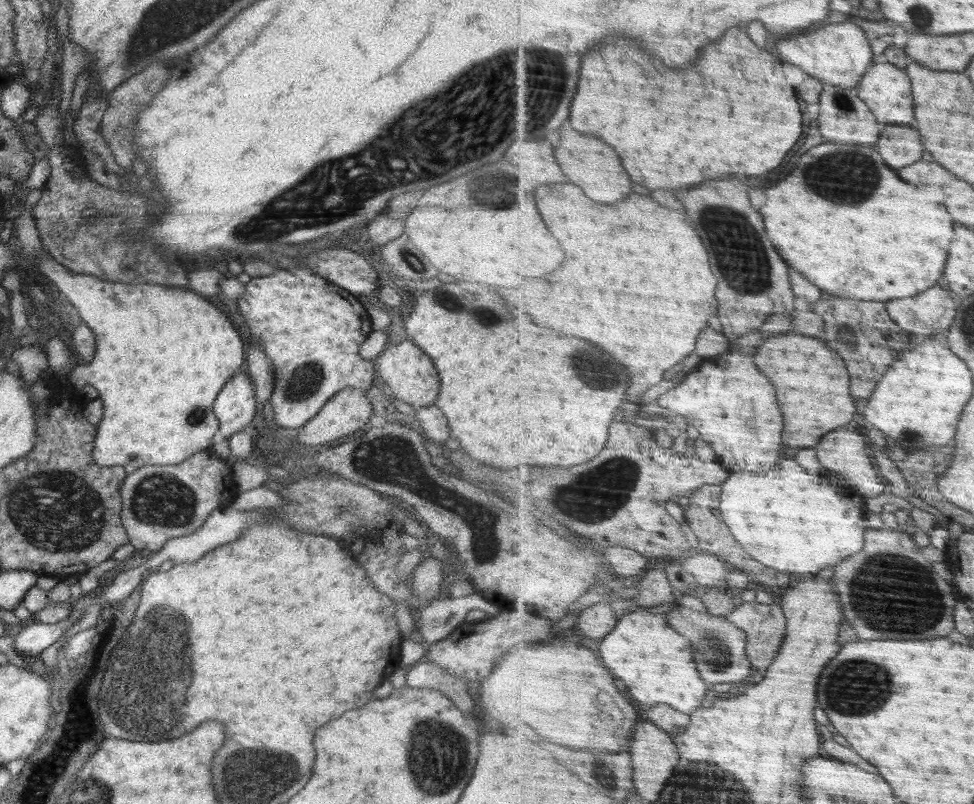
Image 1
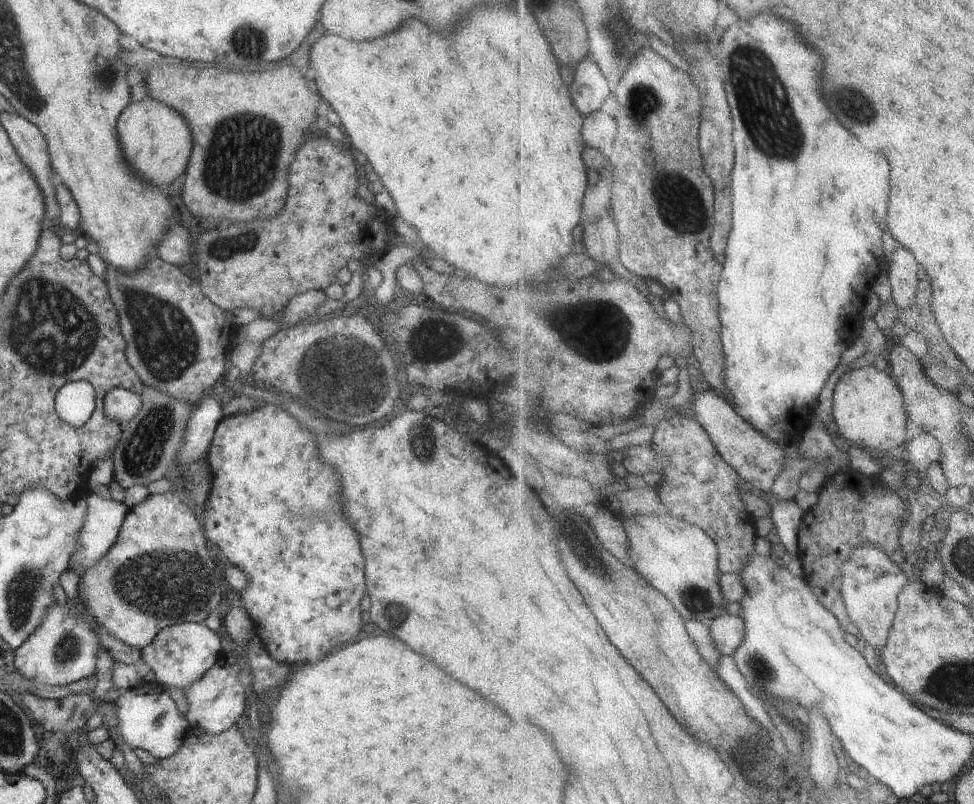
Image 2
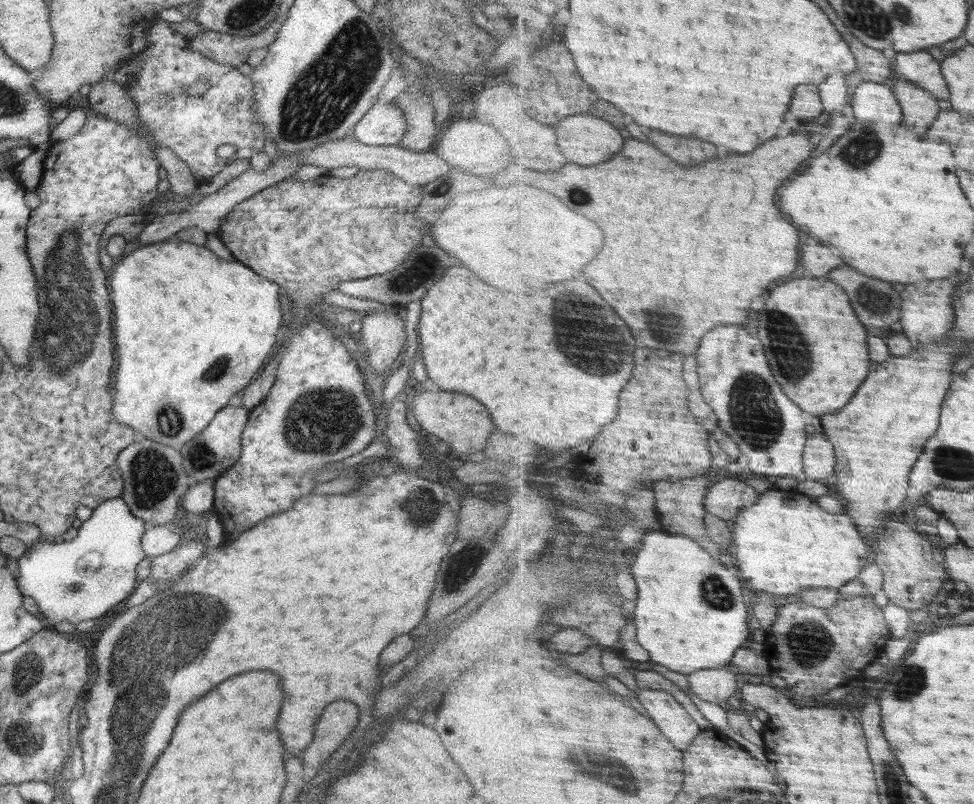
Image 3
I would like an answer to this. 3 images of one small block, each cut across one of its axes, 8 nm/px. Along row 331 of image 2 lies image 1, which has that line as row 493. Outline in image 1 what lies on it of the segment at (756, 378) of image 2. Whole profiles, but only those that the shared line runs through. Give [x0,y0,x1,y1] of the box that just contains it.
[722,458,868,577]

